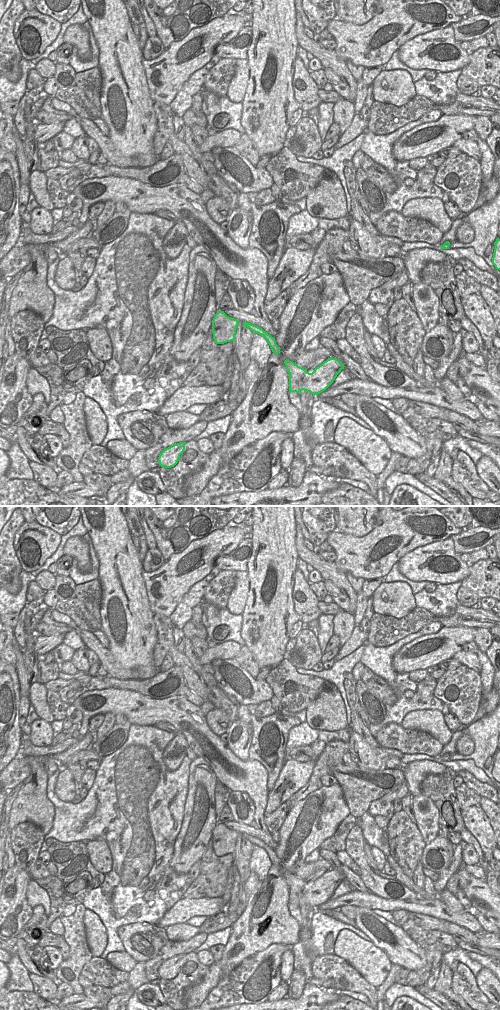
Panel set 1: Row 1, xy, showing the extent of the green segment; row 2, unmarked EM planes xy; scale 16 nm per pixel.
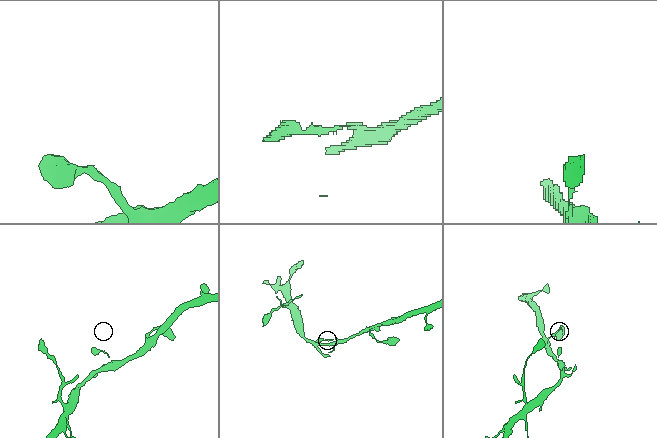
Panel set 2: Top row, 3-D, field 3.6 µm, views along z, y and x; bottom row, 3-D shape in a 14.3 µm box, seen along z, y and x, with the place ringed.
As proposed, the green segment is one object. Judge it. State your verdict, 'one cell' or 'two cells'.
one cell

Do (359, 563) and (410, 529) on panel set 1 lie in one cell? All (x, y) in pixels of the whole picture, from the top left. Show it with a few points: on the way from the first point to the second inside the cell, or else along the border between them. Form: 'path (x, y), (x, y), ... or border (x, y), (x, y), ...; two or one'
path (371, 549), (380, 538), (396, 534); one

